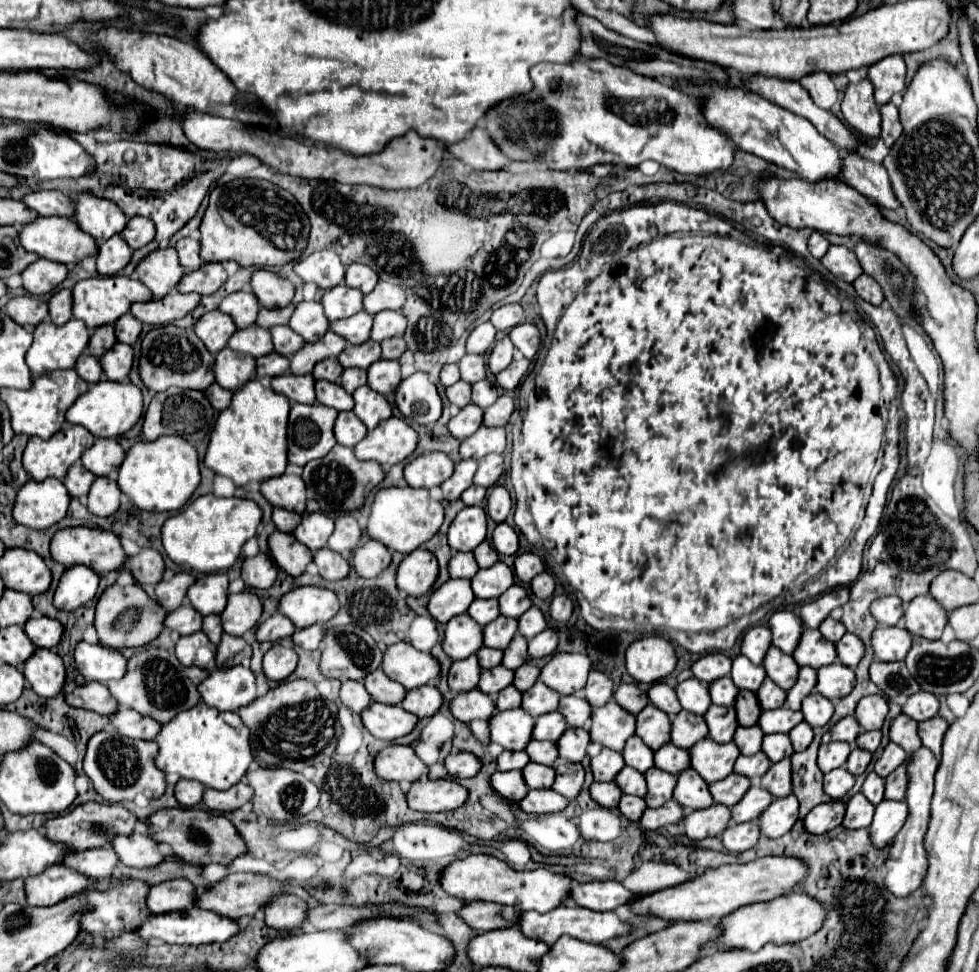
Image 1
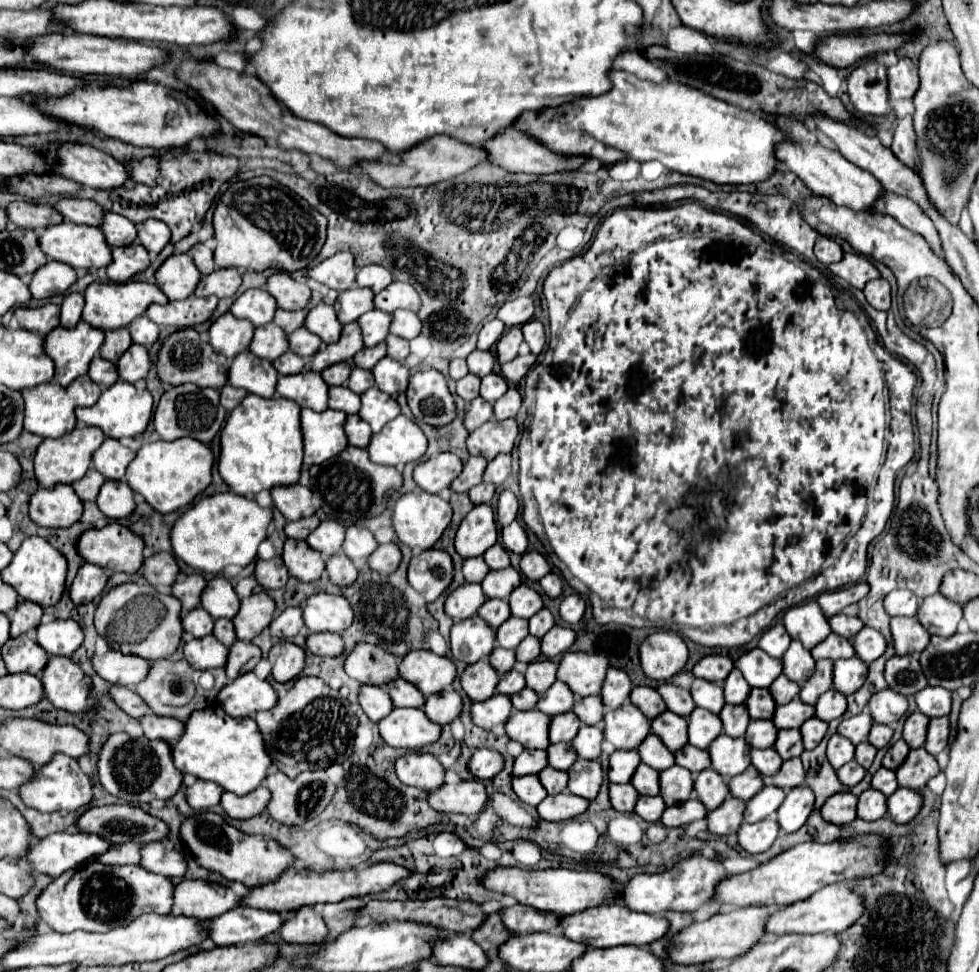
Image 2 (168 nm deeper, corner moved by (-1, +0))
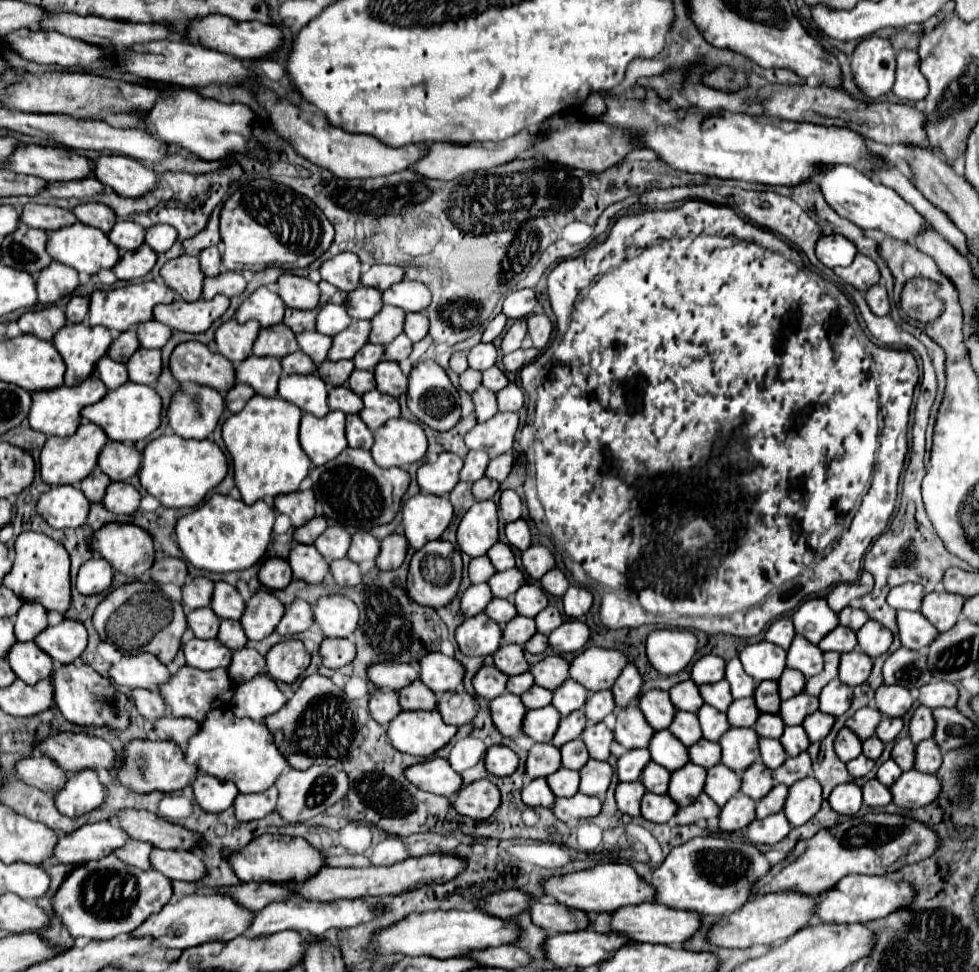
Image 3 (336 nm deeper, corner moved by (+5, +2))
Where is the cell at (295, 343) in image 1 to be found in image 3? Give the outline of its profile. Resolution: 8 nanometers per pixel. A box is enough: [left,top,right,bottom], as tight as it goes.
[296,332,332,368]

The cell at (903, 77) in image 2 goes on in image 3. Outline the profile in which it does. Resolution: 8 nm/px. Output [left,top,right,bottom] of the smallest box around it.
[892,50,928,102]

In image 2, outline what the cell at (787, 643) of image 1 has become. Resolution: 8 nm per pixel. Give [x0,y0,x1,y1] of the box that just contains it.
[782,602,832,650]

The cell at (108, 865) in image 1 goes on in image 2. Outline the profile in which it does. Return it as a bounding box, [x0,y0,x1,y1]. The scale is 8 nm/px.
[96,844,140,866]

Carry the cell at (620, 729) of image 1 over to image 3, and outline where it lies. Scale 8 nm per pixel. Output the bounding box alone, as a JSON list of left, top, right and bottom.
[614,702,654,750]

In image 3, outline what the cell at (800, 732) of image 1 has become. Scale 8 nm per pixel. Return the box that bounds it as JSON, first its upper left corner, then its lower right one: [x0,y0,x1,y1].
[802,712,834,742]

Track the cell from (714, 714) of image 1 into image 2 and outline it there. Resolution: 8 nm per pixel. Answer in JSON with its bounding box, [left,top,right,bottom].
[720,704,750,738]

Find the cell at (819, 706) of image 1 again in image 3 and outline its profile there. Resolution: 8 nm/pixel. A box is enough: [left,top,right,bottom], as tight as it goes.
[820,678,852,716]

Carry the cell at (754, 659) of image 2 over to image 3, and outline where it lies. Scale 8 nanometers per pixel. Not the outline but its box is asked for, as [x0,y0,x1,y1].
[740,640,786,682]

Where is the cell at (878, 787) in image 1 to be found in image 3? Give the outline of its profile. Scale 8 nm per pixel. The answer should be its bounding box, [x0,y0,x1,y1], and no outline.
[876,760,902,786]

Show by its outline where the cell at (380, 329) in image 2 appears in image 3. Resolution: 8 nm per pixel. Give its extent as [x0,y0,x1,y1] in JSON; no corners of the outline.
[370,306,406,344]

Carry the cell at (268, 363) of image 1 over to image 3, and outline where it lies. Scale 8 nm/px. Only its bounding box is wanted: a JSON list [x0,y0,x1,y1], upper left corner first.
[282,350,318,374]

